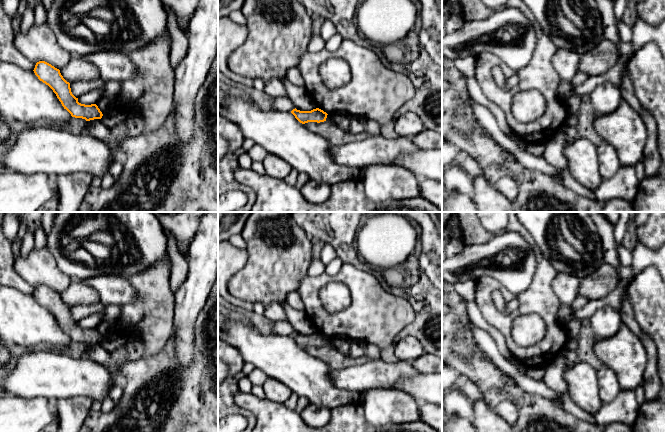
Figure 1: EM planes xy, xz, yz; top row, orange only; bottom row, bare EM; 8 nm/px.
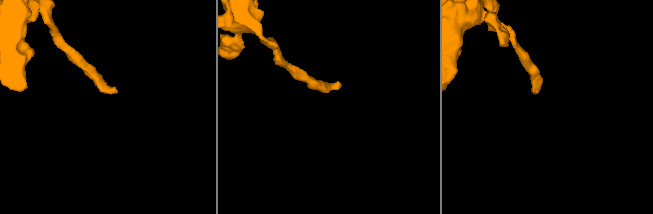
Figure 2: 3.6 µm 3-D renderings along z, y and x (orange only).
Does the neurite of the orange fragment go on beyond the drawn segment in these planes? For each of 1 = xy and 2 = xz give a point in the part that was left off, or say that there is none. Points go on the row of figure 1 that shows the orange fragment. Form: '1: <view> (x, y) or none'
1: none
2: none

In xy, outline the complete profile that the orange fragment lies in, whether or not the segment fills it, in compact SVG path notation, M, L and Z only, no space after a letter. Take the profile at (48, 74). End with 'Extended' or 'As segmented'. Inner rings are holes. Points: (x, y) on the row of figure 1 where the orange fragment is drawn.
M45 61L36 63L34 73L40 81L48 85L72 117L82 118L86 121L101 119L103 114L96 104L85 105L78 102L60 70Z. As segmented

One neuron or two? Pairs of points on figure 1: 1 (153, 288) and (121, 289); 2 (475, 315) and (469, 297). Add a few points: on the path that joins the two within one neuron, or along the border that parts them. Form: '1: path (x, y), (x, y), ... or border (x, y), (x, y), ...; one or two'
1: border (123, 276), (131, 284), (135, 297), (120, 306); two
2: path (473, 311), (470, 301); one

